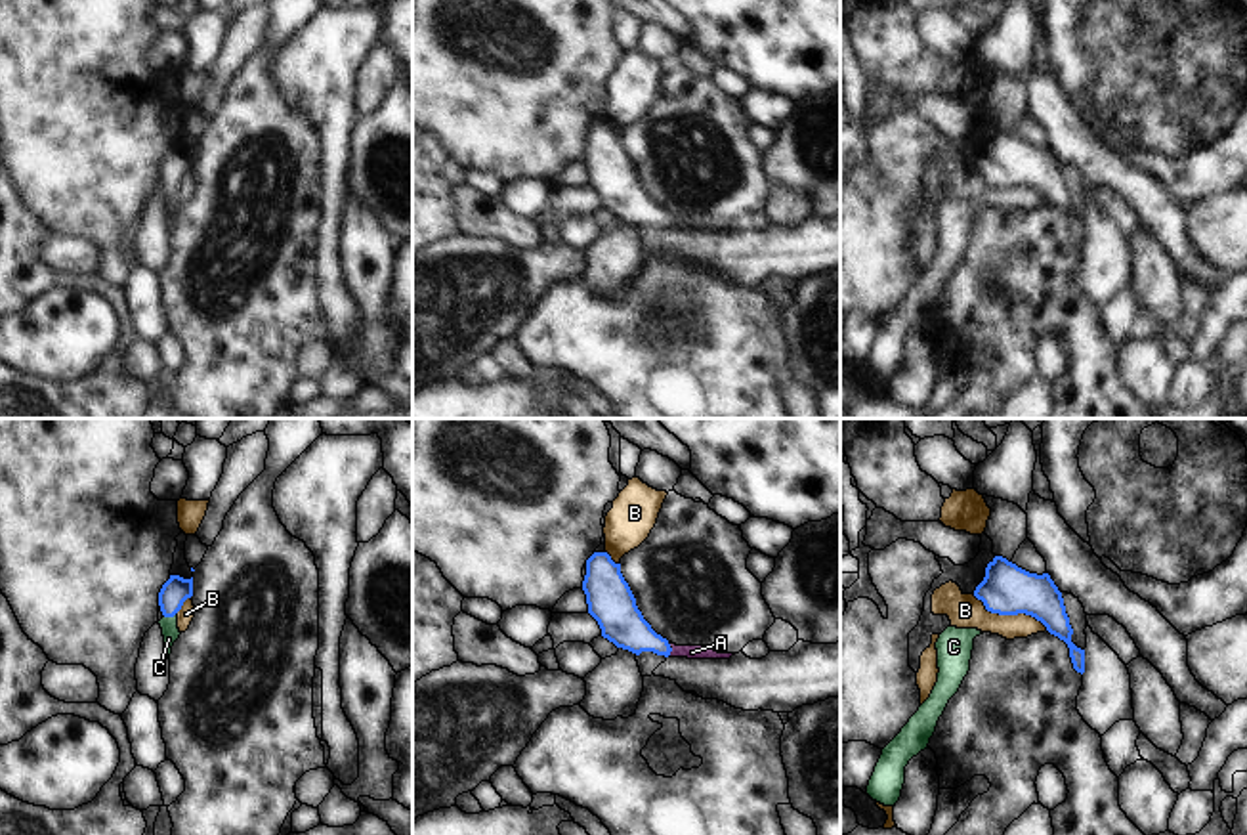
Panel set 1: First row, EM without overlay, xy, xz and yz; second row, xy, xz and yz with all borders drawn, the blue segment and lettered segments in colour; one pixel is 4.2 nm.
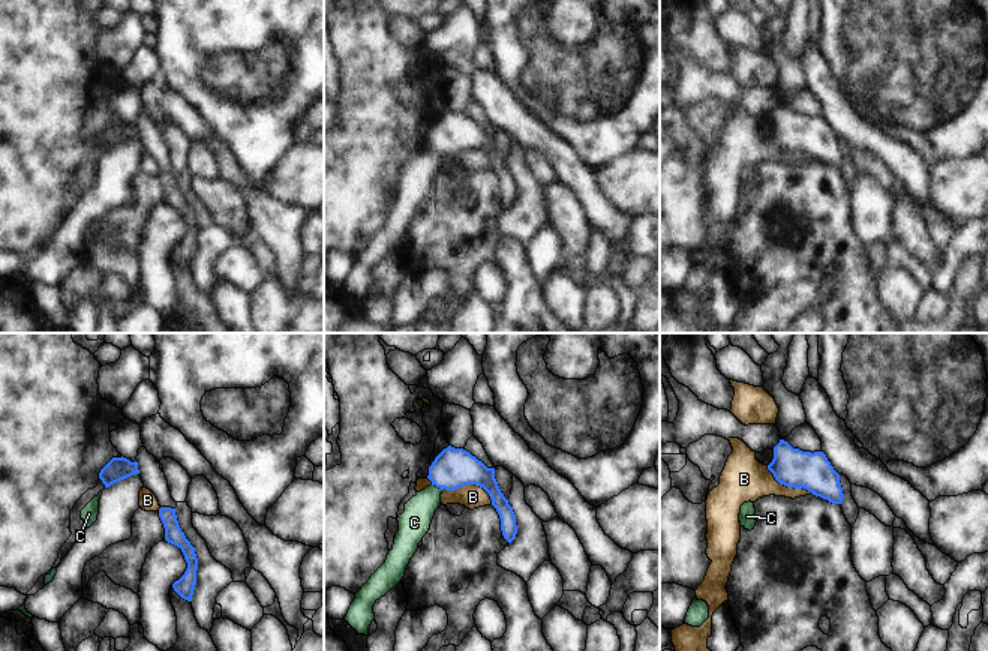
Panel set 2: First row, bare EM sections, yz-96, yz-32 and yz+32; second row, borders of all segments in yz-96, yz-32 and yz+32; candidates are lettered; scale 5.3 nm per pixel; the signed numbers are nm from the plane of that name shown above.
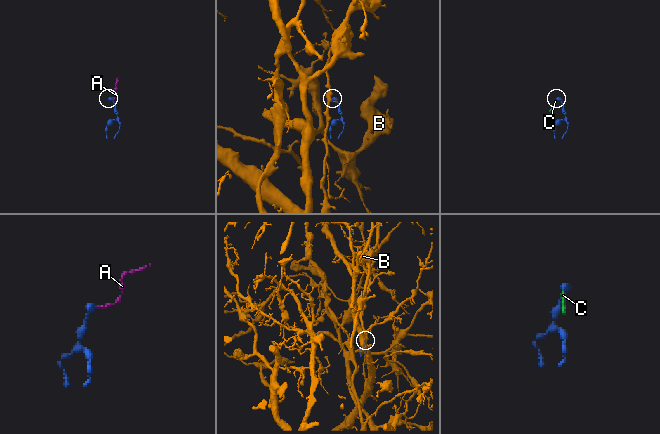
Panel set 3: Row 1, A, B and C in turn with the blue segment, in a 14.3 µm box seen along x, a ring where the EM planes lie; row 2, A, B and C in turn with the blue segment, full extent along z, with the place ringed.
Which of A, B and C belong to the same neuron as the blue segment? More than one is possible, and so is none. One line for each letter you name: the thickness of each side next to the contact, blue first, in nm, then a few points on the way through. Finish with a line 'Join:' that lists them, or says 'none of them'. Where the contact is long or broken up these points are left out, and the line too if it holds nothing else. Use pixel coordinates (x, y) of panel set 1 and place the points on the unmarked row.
A: calibres 180 and 60 nm; way xz (621, 193), (638, 209), (671, 222), (692, 224)
C: calibres 120 and 70 nm; way xy (172, 167), (169, 188), (169, 197)
Join: A, C

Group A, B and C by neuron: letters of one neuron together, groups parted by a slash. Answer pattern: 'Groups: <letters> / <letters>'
Groups: A C / B.

